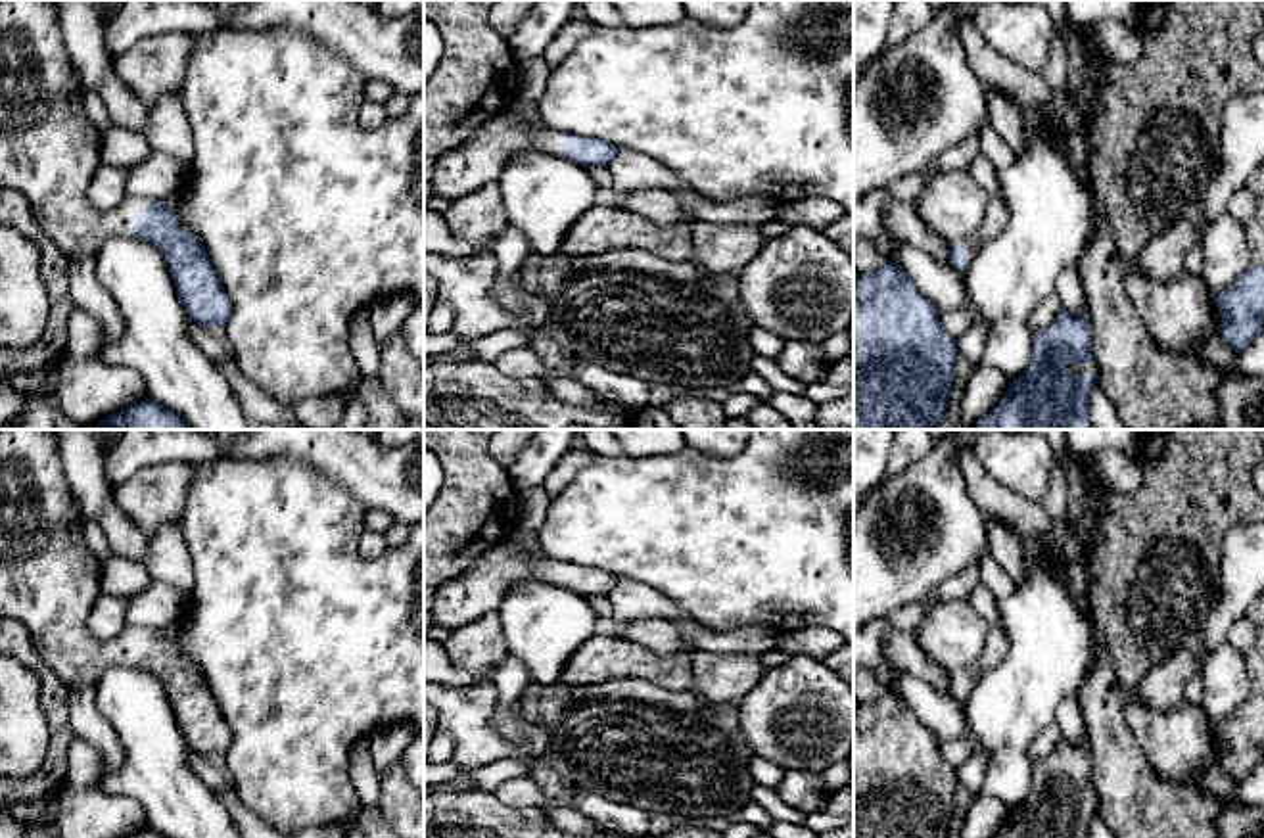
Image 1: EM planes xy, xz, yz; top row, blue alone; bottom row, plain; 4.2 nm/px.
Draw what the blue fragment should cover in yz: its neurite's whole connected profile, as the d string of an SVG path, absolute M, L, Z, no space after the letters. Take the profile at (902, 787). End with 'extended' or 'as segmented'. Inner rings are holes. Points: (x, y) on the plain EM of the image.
M886 690L875 702L854 704L854 838L948 838L957 782L957 769L942 757L938 738L903 696Z | as segmented

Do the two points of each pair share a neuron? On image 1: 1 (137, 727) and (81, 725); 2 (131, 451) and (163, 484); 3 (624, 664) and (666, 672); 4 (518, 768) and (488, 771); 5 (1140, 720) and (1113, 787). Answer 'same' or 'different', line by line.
1: different
2: different
3: same
4: same
5: different

